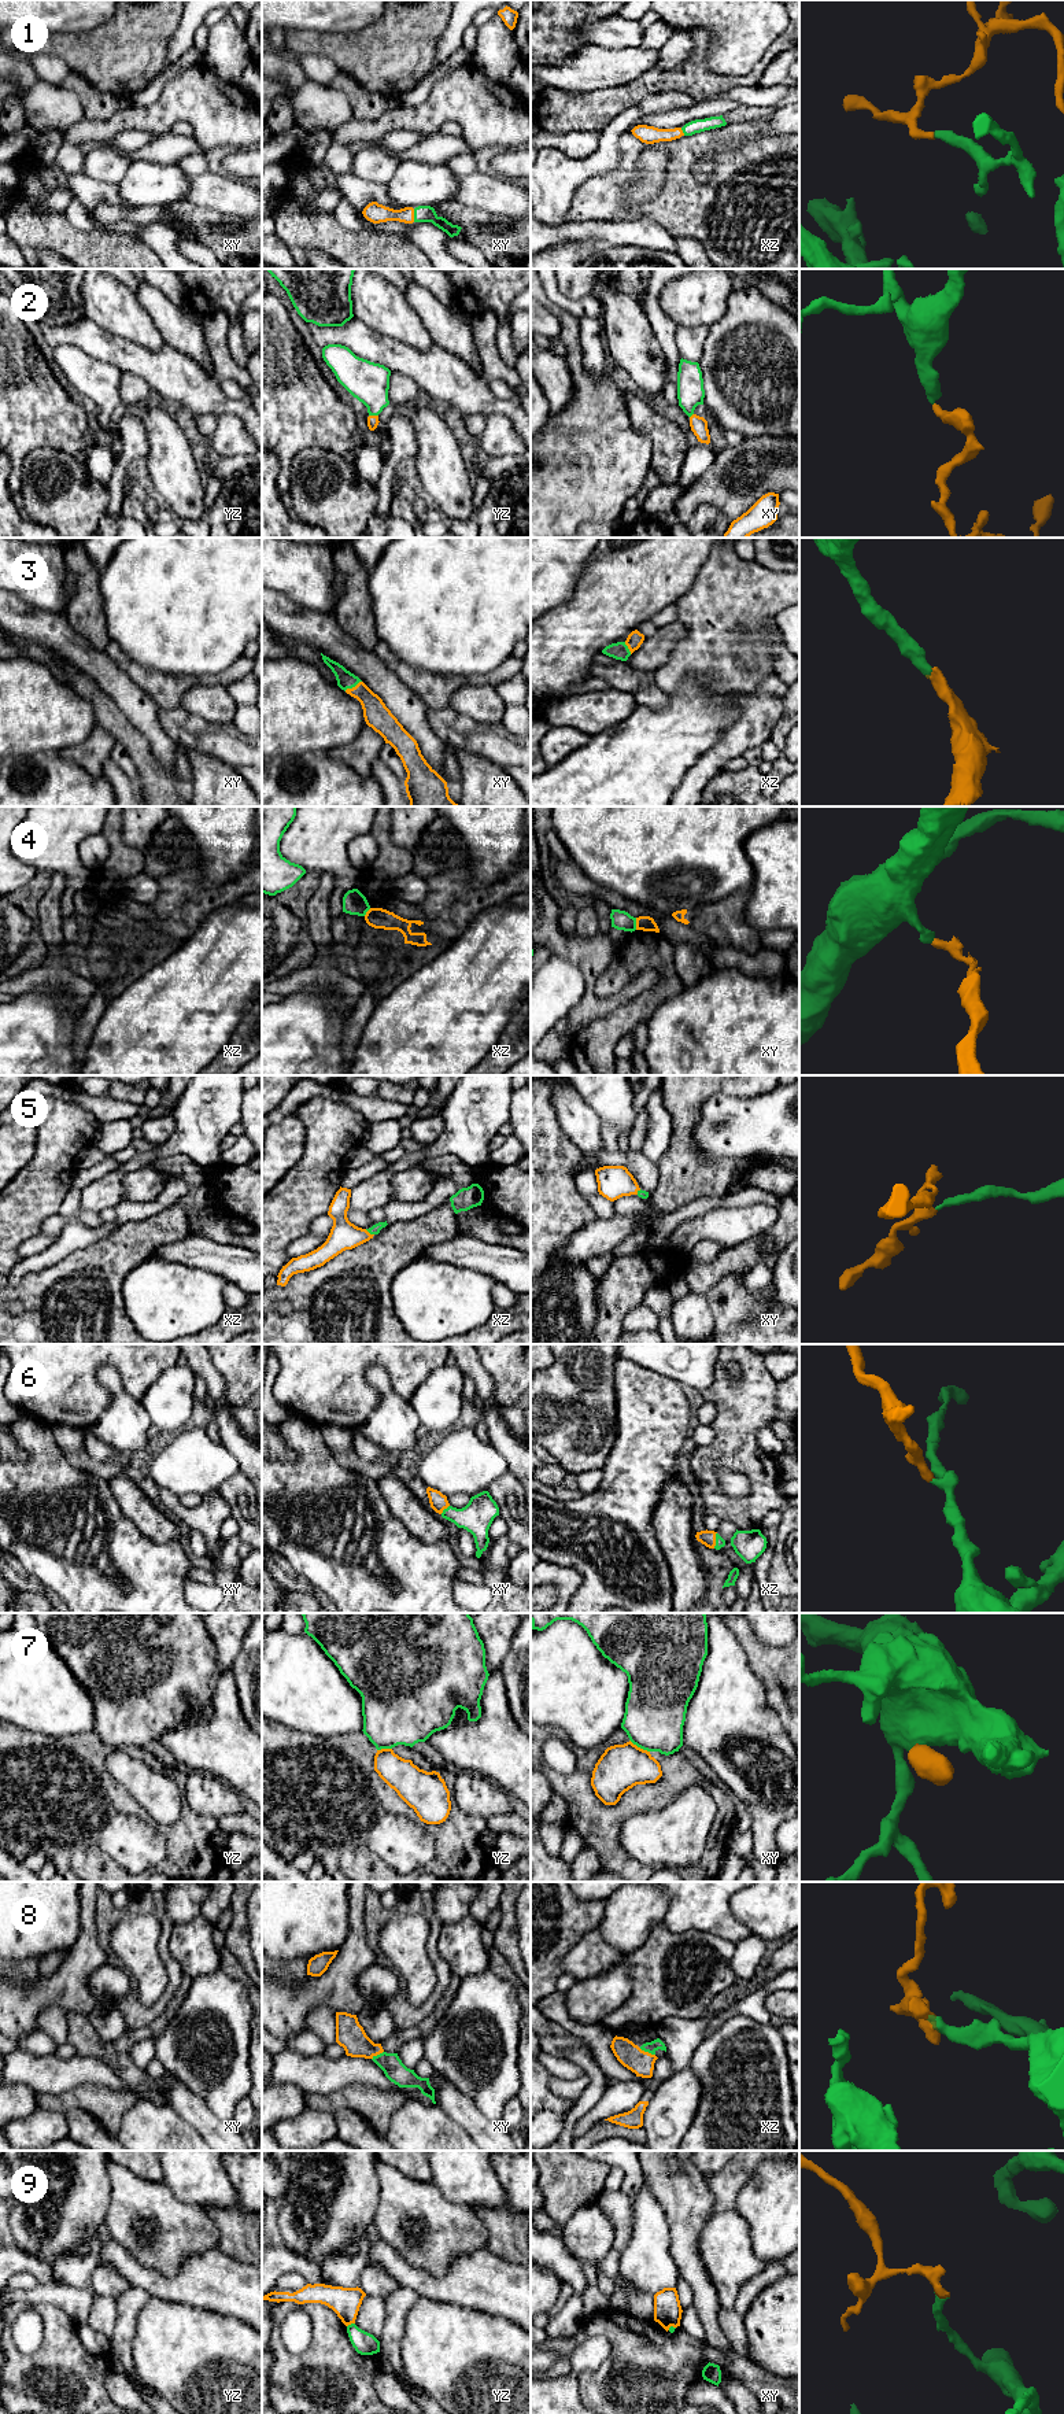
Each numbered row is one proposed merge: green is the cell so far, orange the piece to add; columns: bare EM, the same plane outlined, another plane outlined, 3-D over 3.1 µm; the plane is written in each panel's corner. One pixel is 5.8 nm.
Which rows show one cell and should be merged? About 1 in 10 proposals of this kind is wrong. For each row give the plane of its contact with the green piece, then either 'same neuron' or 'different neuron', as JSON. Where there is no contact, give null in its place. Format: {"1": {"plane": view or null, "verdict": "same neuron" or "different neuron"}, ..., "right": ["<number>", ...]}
{"1": {"plane": "xy", "verdict": "same neuron"}, "2": {"plane": "yz", "verdict": "same neuron"}, "3": {"plane": "xy", "verdict": "same neuron"}, "4": {"plane": "xy", "verdict": "different neuron"}, "5": {"plane": "xz", "verdict": "same neuron"}, "6": {"plane": "xz", "verdict": "same neuron"}, "7": {"plane": "xy", "verdict": "same neuron"}, "8": {"plane": "xz", "verdict": "same neuron"}, "9": {"plane": "yz", "verdict": "same neuron"}, "right": ["1", "2", "3", "5", "6", "7", "8", "9"]}

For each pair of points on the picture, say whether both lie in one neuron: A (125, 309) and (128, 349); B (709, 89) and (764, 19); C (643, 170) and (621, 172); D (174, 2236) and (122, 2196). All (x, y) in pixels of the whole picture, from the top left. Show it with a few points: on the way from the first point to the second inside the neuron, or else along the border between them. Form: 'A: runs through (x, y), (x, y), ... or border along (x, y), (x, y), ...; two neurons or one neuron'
A: border along (99, 325), (151, 350), (159, 349); two neurons
B: border along (702, 61), (730, 76), (745, 76), (753, 69); two neurons
C: border along (650, 146), (623, 184), (623, 203); two neurons
D: runs through (162, 2222), (155, 2213), (141, 2211), (136, 2206); one neuron

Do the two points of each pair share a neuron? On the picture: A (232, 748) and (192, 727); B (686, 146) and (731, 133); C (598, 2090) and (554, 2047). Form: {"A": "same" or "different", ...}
{"A": "same", "B": "same", "C": "different"}

